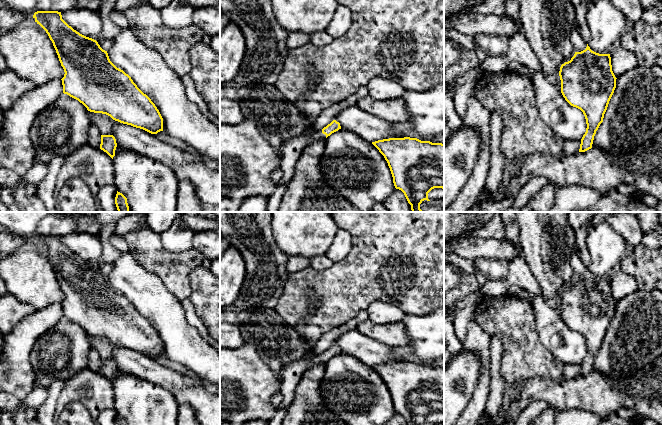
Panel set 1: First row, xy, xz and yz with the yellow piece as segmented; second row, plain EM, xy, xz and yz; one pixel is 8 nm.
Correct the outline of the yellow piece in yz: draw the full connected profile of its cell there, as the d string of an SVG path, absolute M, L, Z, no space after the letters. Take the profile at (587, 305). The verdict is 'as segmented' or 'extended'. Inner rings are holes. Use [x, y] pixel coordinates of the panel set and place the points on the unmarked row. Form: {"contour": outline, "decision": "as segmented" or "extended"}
{"contour": "M587 268L585 274L575 276L570 285L561 289L559 300L563 321L571 330L580 333L585 340L587 352L579 373L579 376L585 376L592 372L596 355L603 346L604 338L616 312L617 302L612 295L610 278L596 277Z", "decision": "as segmented"}

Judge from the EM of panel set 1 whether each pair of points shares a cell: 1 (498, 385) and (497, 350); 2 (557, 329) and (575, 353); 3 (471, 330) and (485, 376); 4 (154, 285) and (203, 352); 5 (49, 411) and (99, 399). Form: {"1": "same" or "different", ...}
{"1": "same", "2": "same", "3": "same", "4": "same", "5": "same"}

